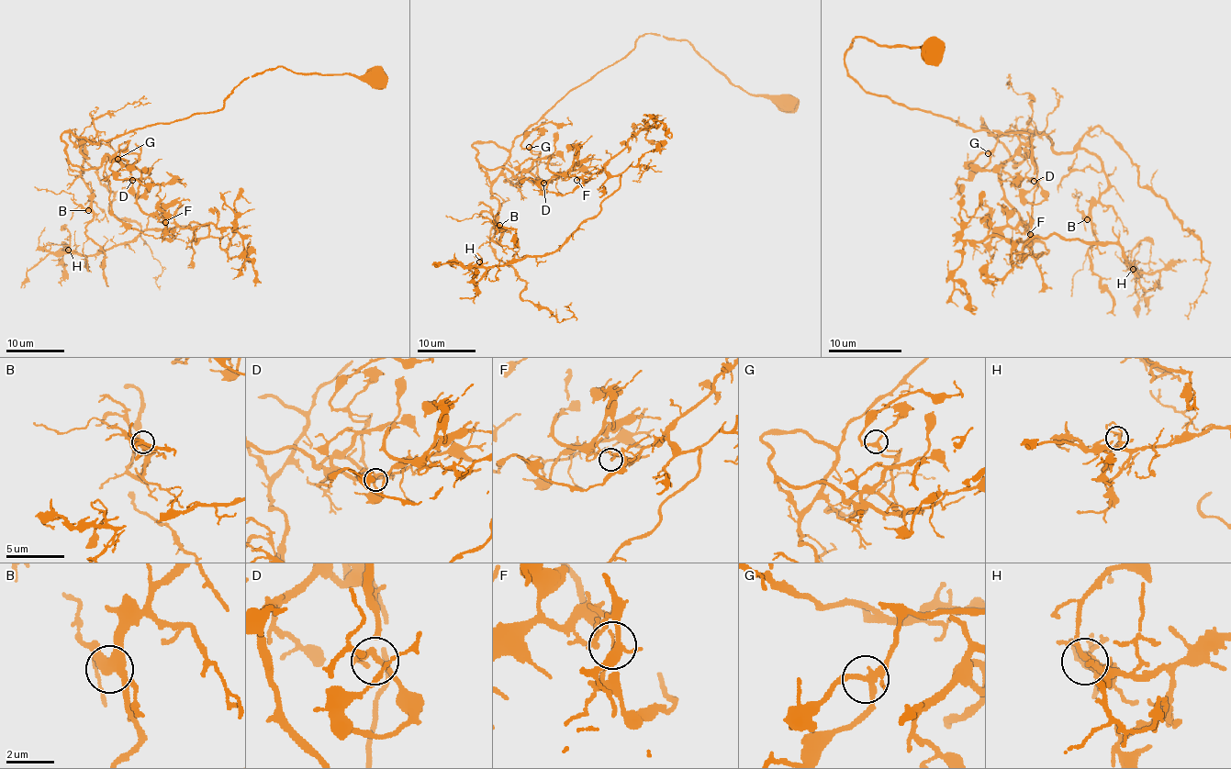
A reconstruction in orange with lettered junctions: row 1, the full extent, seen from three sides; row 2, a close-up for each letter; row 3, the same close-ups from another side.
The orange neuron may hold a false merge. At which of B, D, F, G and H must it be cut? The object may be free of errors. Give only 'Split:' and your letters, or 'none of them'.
Split: F

